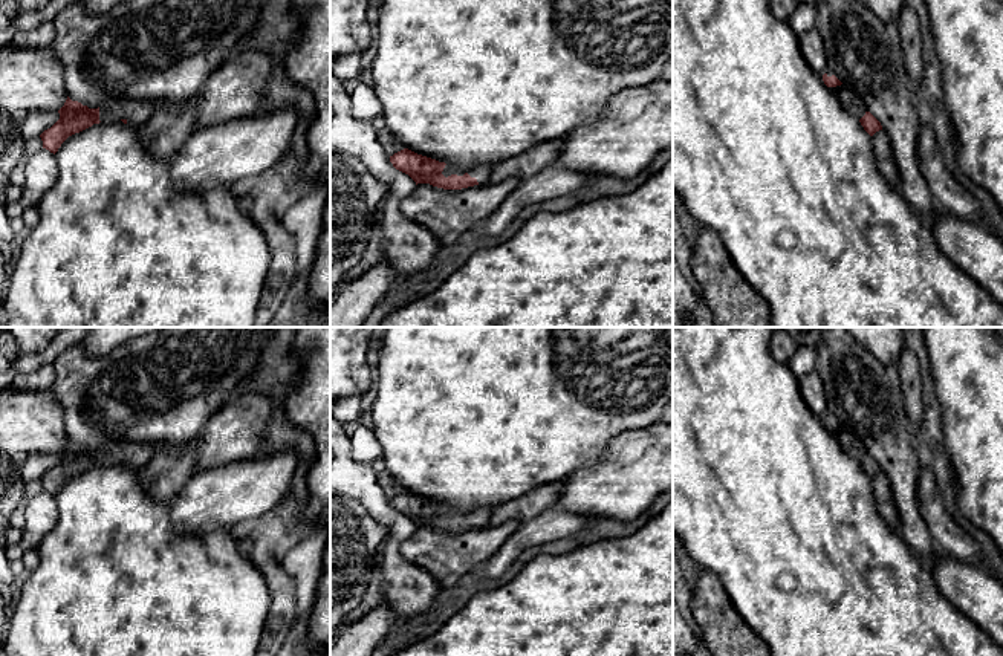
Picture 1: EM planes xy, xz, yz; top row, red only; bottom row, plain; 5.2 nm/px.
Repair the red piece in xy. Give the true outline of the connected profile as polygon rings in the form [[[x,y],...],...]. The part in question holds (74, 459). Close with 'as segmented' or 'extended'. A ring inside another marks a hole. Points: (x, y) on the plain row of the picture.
[[[67,439],[64,448],[58,453],[60,462],[40,477],[43,491],[55,497],[69,479],[99,465],[122,463],[141,471],[157,451],[159,445],[157,442],[116,442],[107,443],[98,451],[89,451]]]; extended

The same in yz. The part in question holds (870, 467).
[[[830,414],[823,417],[824,427],[838,442],[839,448],[852,459],[855,459],[864,473],[873,479],[876,474],[882,473],[881,465],[867,453],[865,447],[858,440],[858,437],[846,427],[842,427]]]; extended

